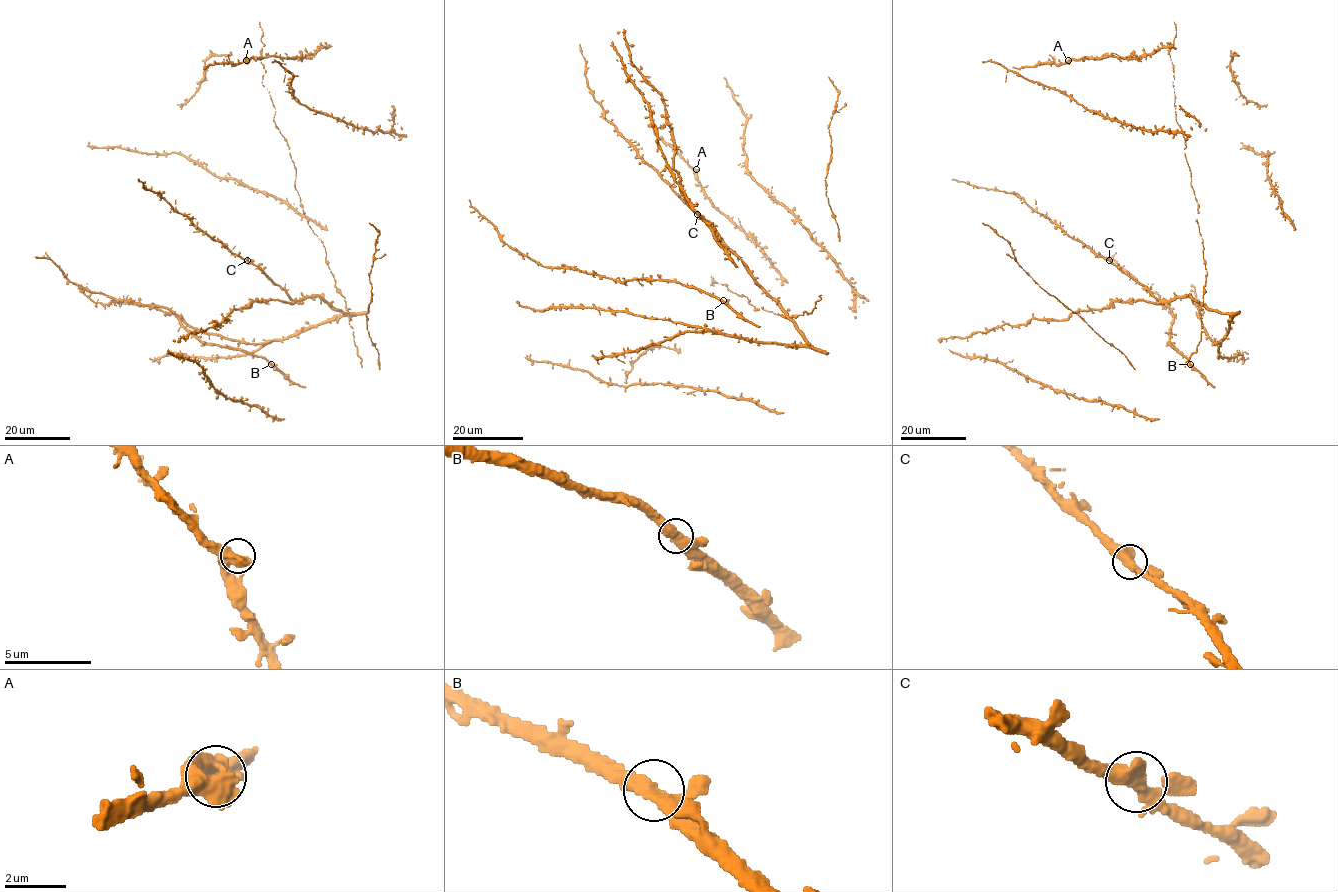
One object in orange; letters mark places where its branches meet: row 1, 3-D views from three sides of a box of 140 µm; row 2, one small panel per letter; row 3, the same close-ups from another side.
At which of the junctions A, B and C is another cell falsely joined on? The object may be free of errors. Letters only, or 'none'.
none

